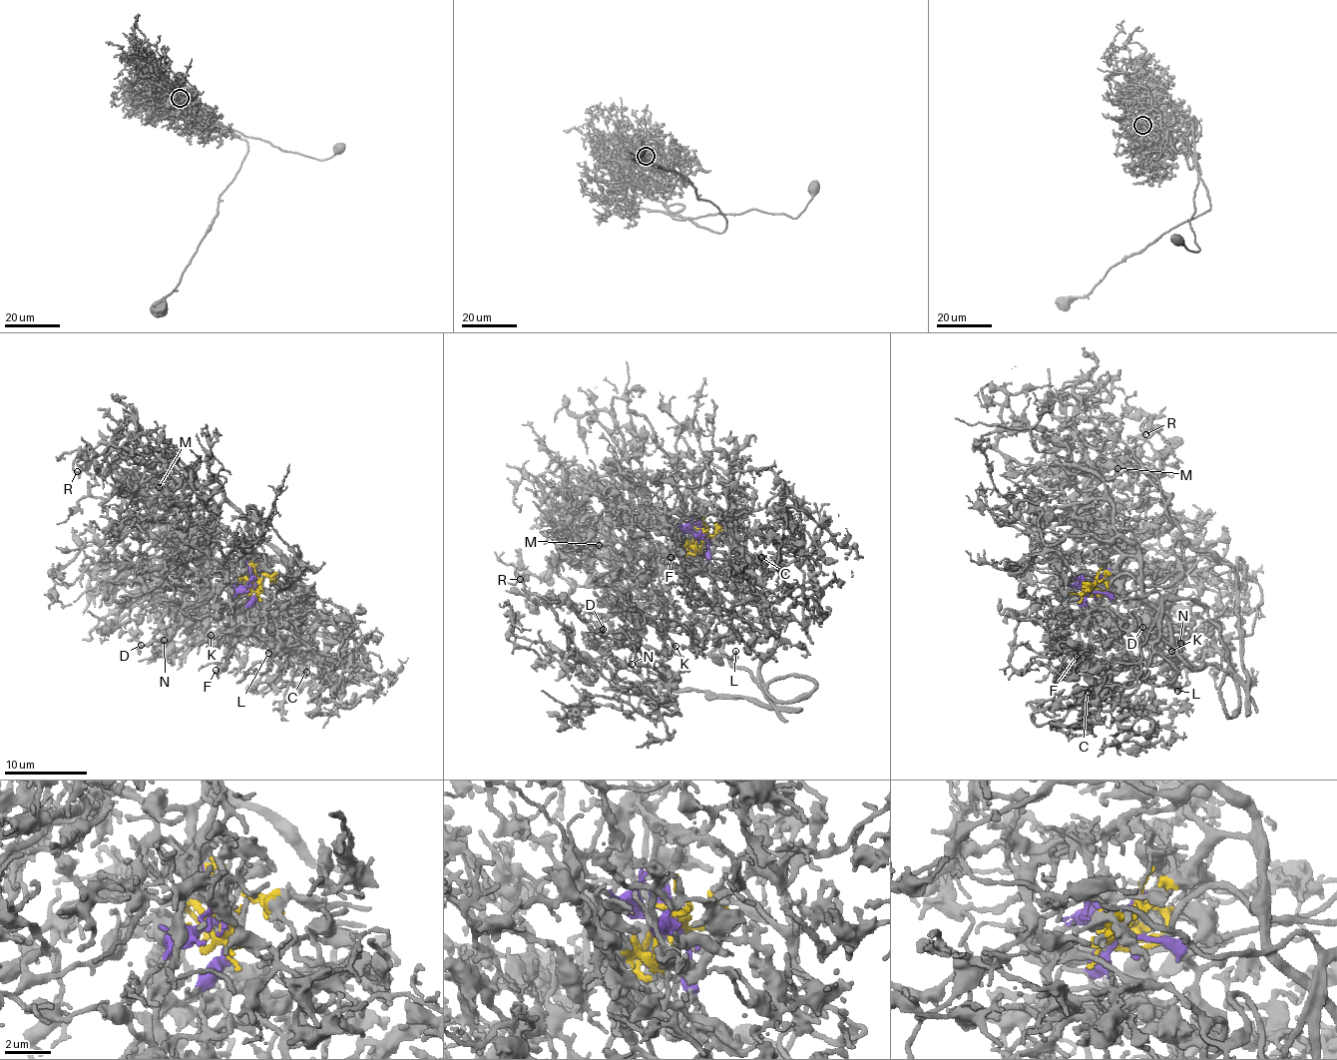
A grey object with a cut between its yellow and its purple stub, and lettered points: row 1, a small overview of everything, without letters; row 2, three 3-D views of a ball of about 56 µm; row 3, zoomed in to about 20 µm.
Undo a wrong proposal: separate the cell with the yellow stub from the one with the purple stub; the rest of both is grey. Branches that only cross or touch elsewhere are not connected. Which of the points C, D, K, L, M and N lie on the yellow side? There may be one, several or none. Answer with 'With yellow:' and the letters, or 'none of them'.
With yellow: C, D, K, L, M, N

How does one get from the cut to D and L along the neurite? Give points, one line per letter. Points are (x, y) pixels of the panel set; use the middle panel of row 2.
D: (699, 533), (683, 565), (699, 606), (667, 612), (669, 686), (667, 669), (634, 639), (603, 629)
L: (699, 533), (683, 562), (691, 584), (718, 614), (708, 630), (706, 643), (699, 650), (726, 658), (735, 651)

